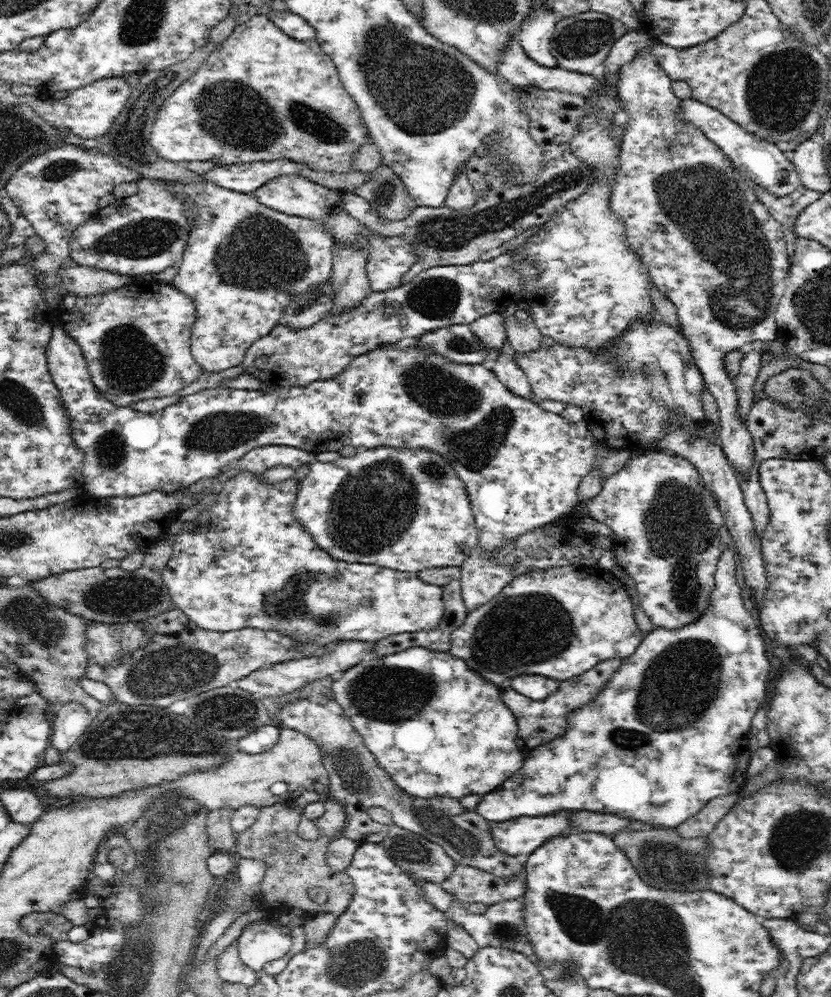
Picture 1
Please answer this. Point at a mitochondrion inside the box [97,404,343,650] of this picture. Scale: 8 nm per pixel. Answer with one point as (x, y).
(222, 431)

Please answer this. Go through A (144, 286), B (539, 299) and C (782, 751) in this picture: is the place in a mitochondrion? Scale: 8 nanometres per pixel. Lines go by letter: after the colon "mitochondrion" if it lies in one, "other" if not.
A: other
B: other
C: other

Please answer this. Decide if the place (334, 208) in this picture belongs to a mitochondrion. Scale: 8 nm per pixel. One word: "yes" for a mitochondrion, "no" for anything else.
no

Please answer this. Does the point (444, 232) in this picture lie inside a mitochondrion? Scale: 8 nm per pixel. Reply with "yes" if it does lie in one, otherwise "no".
yes

